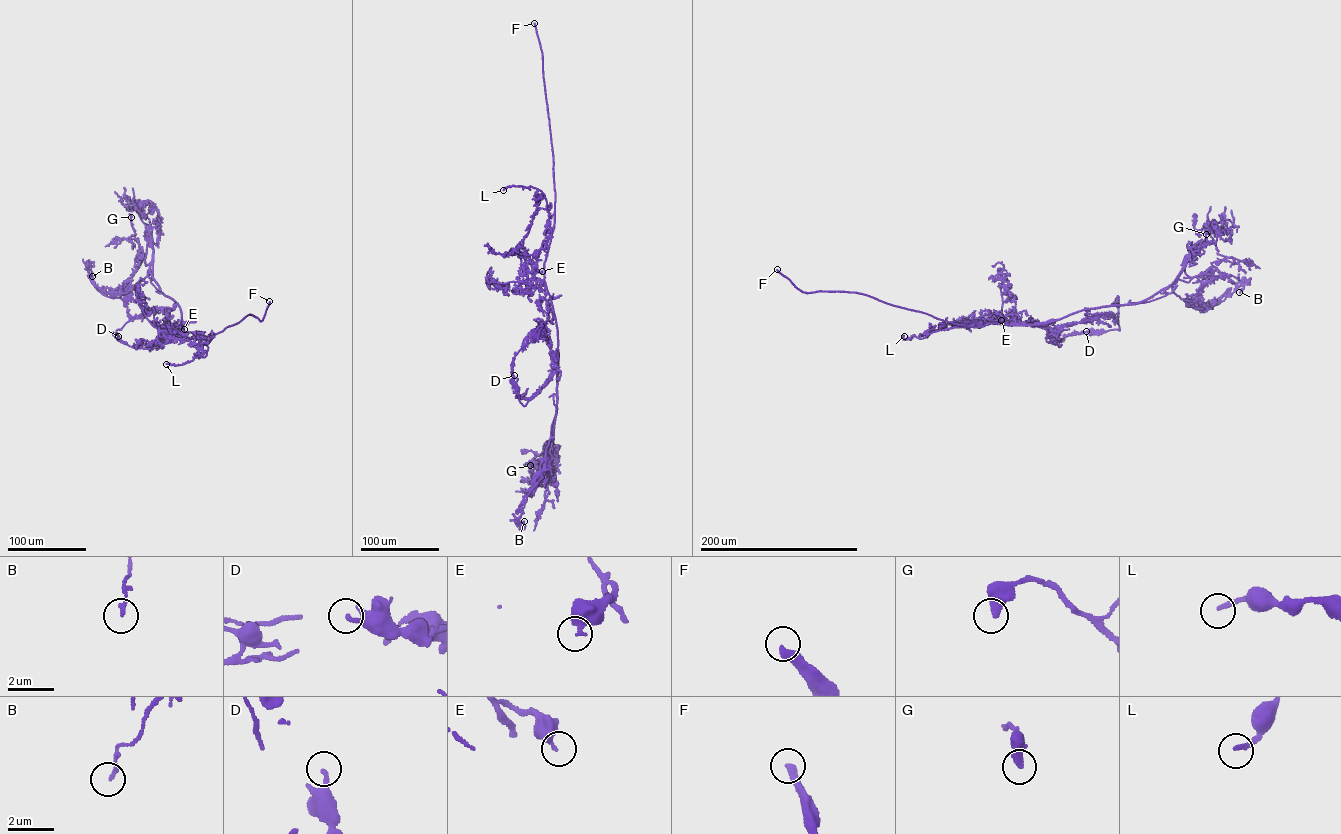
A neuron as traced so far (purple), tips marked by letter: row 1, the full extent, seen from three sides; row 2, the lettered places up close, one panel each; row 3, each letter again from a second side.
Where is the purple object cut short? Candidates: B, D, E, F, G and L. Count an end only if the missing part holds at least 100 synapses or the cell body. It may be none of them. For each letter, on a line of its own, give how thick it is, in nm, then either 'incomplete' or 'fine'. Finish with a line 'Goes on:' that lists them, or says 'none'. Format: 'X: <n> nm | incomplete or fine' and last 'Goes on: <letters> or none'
B: 140 nm | fine
D: 200 nm | fine
E: 380 nm | fine
F: 360 nm | incomplete
G: 440 nm | fine
L: 190 nm | fine
Goes on: F

